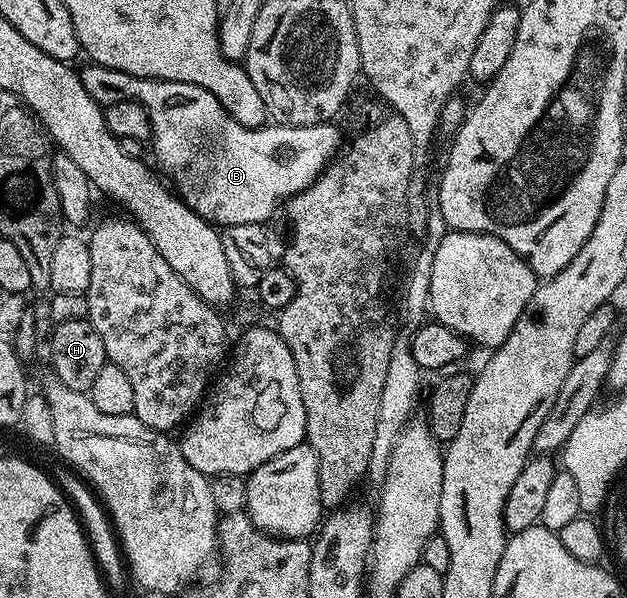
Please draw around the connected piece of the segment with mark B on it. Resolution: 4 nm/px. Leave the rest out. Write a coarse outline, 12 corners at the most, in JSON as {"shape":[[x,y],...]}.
{"shape":[[87,65],[136,100],[178,196],[268,224],[340,148],[335,123],[237,123],[199,84]]}

